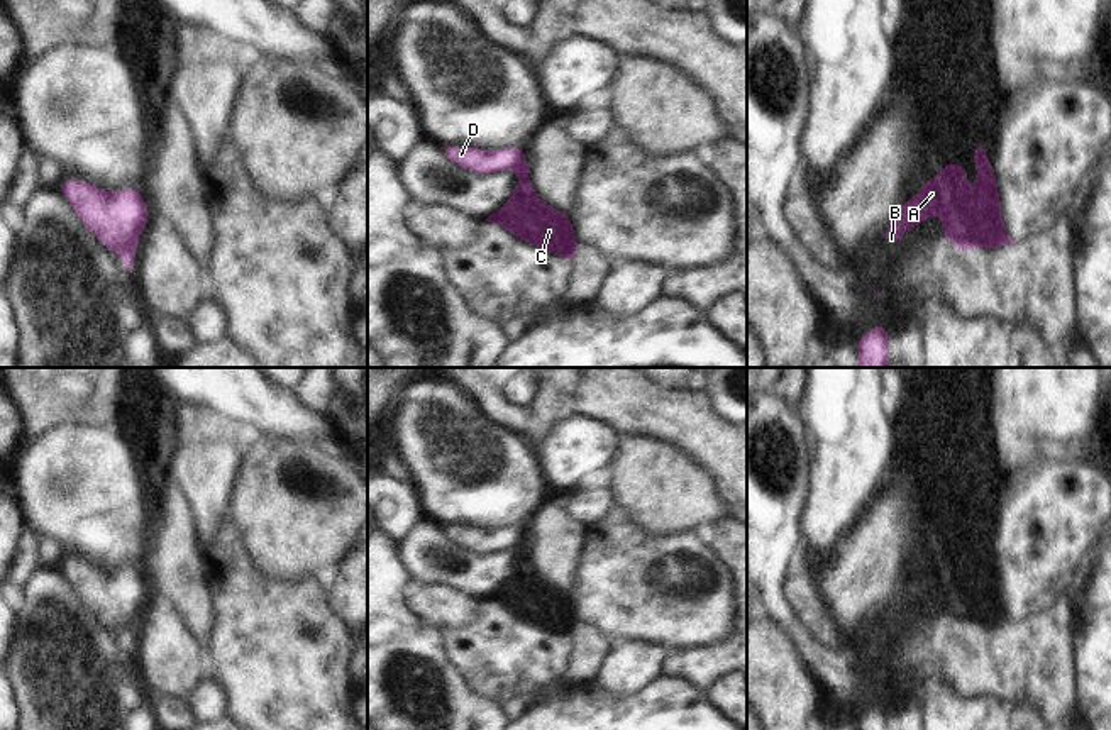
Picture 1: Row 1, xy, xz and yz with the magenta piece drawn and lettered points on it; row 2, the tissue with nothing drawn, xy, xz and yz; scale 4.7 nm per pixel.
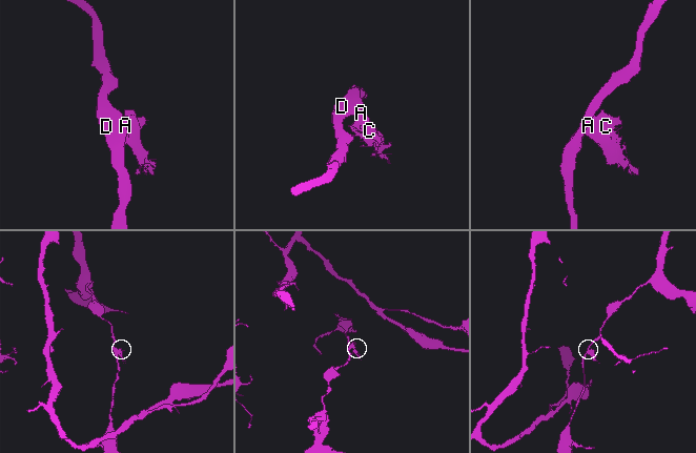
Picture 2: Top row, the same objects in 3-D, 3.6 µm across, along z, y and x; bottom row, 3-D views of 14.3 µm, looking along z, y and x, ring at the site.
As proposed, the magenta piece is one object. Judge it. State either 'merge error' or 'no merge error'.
merge error

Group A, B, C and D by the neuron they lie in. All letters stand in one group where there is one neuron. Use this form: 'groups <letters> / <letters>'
groups A C / B D

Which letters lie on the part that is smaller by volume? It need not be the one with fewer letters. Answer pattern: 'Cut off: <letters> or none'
Cut off: A, C

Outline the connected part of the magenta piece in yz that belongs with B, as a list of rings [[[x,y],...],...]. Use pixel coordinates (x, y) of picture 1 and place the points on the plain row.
[[[908,578],[891,596],[889,603],[884,610],[884,625],[887,628],[894,627],[901,615],[913,608],[915,605],[921,605],[923,596],[921,591],[911,578]]]

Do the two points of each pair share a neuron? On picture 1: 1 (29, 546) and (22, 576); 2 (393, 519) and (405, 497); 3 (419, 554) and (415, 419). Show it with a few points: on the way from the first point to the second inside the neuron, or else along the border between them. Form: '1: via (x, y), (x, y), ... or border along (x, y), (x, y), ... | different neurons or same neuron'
1: via (29, 553), (24, 569) | same neuron
2: via (397, 514), (400, 502) | same neuron
3: border along (424, 515), (442, 527) | different neurons

